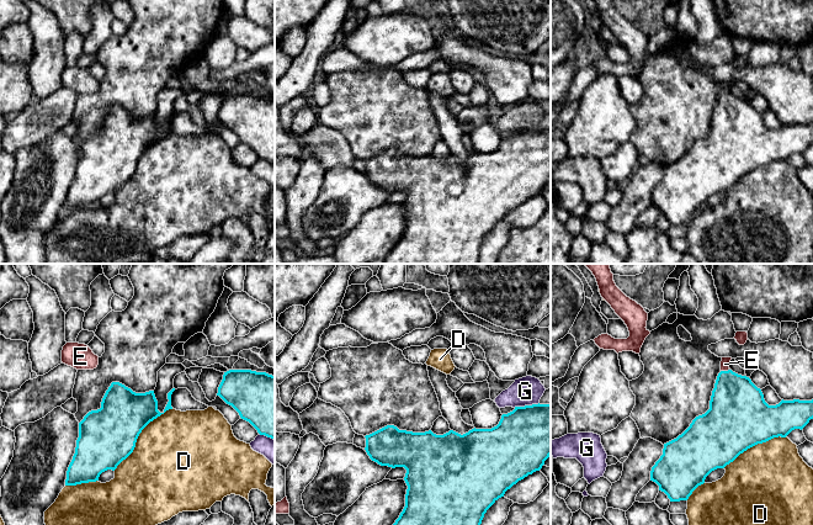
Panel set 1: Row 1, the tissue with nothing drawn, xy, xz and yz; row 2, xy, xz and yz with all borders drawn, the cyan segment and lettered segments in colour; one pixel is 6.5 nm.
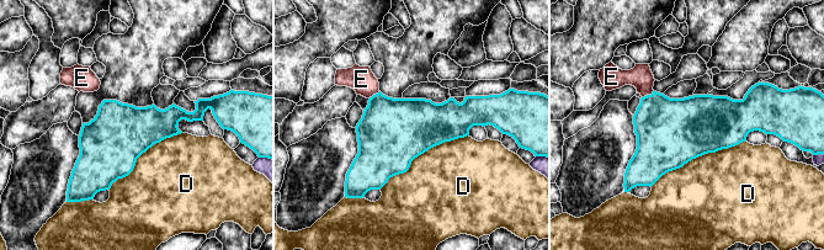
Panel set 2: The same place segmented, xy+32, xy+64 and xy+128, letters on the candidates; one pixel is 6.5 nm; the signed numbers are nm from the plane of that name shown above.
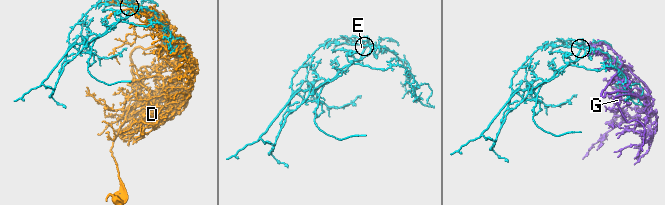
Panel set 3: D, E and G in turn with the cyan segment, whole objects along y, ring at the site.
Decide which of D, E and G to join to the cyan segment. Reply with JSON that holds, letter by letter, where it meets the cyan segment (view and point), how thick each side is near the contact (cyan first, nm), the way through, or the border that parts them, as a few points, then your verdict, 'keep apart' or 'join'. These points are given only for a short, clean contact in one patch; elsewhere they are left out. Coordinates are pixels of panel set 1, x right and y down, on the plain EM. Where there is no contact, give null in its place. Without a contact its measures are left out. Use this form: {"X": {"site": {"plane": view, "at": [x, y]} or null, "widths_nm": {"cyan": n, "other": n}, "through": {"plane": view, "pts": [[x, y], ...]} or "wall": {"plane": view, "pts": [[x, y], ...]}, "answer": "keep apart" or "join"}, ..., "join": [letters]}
{"D": {"site": {"plane": "xy", "at": [138, 159]}, "widths_nm": {"cyan": 360, "other": 480}, "answer": "keep apart"}, "E": {"site": {"plane": "yz", "at": [724, 95]}, "widths_nm": {"cyan": 360, "other": 60}, "through": {"plane": "yz", "pts": [[737, 131], [724, 95], [724, 88]]}, "answer": "join"}, "G": {"site": {"plane": "xz", "at": [526, 130]}, "widths_nm": {"cyan": 400, "other": 190}, "answer": "keep apart"}, "join": ["E"]}

